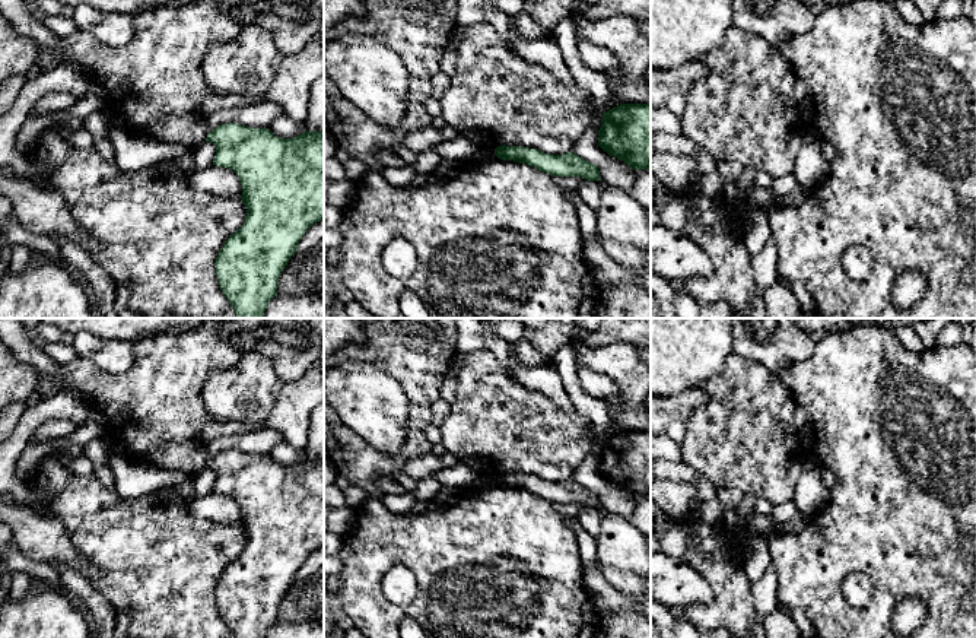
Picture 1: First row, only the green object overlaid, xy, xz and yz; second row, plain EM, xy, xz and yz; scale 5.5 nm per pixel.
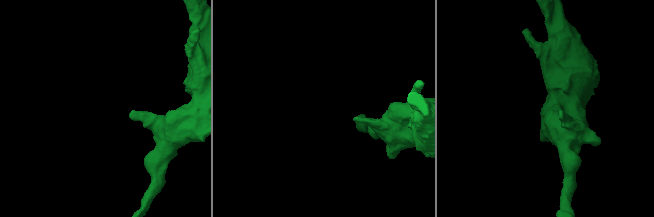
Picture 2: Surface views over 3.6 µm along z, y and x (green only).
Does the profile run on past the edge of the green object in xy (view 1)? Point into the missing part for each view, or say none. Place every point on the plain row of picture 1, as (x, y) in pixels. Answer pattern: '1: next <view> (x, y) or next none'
1: next none

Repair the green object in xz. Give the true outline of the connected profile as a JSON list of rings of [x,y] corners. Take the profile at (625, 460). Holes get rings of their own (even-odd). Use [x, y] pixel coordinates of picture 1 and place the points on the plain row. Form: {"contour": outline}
{"contour": [[[620,431],[603,439],[598,473],[635,496],[651,496],[651,431]]]}

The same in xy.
{"contour": [[[226,450],[212,457],[206,469],[216,473],[213,492],[231,495],[242,512],[241,529],[247,543],[244,552],[220,575],[214,596],[219,613],[233,638],[266,638],[277,622],[279,604],[296,580],[306,556],[324,546],[324,458],[305,458],[292,466],[276,464],[268,456],[252,456]]]}

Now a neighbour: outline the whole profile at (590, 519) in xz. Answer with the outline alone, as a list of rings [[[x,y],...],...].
[[[585,507],[581,511],[578,521],[588,534],[597,539],[601,530],[603,517],[604,517],[604,511],[601,508]]]

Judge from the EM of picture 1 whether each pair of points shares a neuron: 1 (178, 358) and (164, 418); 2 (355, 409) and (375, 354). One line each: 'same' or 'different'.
1: same
2: different

